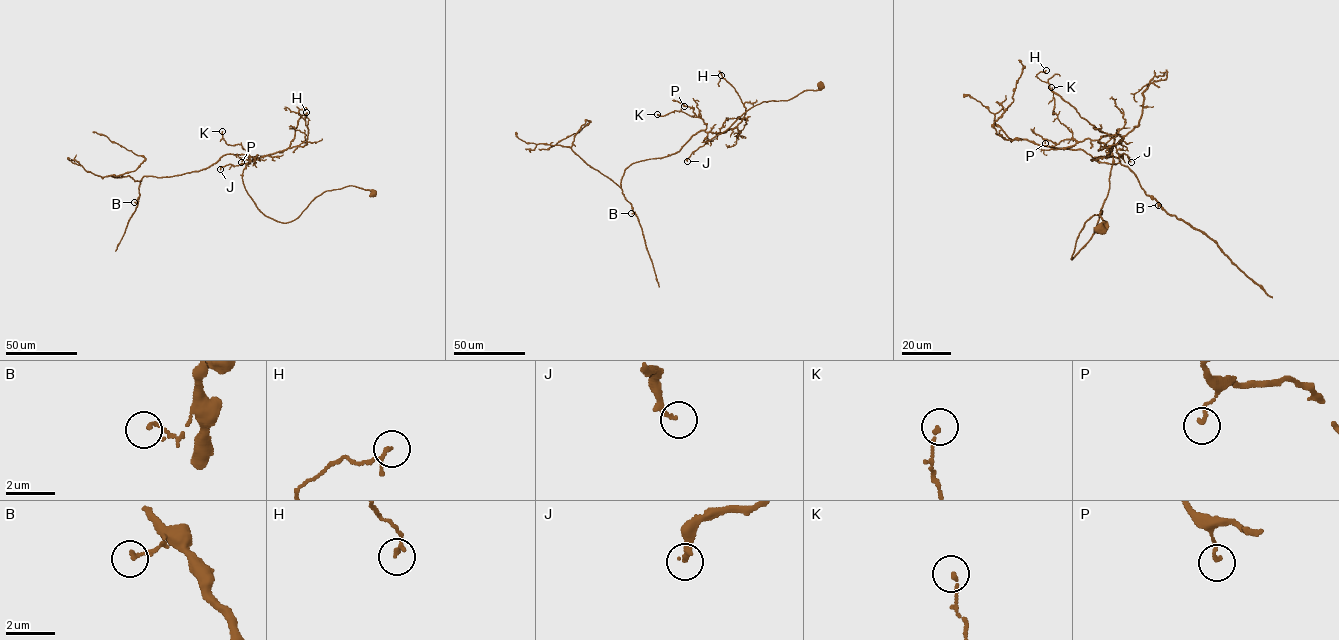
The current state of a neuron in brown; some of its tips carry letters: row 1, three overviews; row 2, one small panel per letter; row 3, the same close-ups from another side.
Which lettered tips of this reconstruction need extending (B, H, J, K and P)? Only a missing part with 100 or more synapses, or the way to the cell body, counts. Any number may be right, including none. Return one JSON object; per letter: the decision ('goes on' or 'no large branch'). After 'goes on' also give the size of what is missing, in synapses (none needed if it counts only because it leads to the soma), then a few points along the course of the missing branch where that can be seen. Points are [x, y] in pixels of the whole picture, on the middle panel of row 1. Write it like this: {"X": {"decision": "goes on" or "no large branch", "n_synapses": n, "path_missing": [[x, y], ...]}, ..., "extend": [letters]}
{"B": {"decision": "no large branch"}, "H": {"decision": "no large branch"}, "J": {"decision": "no large branch"}, "K": {"decision": "no large branch"}, "P": {"decision": "no large branch"}, "extend": []}

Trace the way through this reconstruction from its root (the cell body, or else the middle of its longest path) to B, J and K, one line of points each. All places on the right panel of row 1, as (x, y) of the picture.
B: (1099, 229), (1101, 211), (1071, 259), (1109, 190), (1100, 137), (1112, 148), (1090, 159), (1117, 157), (1158, 205)
J: (1099, 229), (1107, 222), (1101, 211), (1085, 221), (1071, 259), (1094, 232), (1109, 190), (1110, 148), (1131, 162)
K: (1099, 229), (1101, 211), (1071, 259), (1094, 232), (1113, 155), (1074, 139), (1052, 113), (1051, 87)

